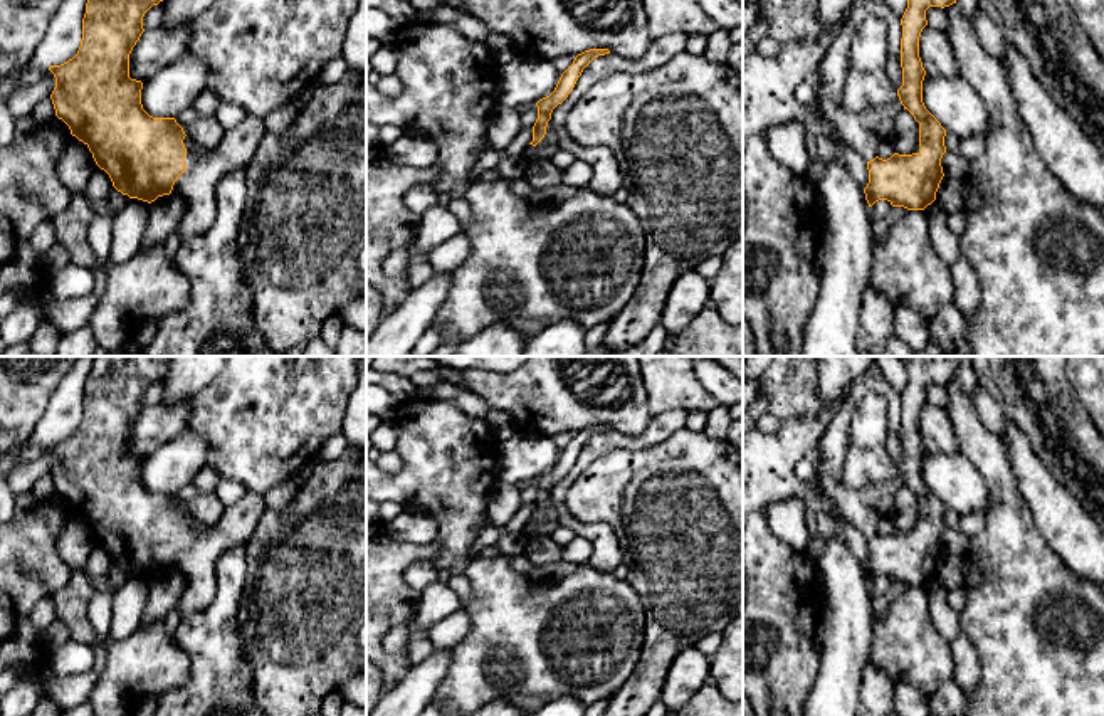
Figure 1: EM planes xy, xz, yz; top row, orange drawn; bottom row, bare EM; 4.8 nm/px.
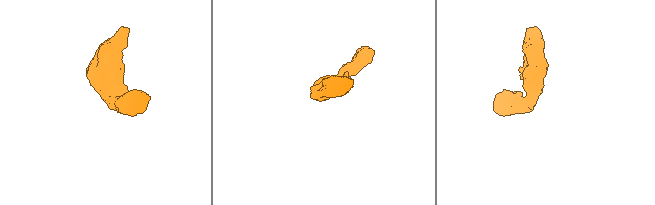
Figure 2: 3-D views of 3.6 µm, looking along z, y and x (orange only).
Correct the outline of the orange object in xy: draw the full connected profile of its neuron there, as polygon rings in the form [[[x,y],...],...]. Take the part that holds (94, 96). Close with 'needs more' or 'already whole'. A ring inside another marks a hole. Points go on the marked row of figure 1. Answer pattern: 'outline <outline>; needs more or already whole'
outline [[[87,0],[82,40],[77,54],[60,66],[50,66],[55,87],[50,94],[55,116],[82,141],[113,187],[143,202],[170,195],[181,173],[212,156],[200,148],[175,118],[153,118],[141,104],[143,82],[129,77],[129,54],[139,40],[143,17],[163,0]]]; needs more

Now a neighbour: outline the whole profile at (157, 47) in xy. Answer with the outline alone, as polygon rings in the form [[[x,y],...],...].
[[[192,24],[165,29],[145,30],[129,54],[129,77],[145,82],[150,76],[161,71],[187,54],[192,35]]]

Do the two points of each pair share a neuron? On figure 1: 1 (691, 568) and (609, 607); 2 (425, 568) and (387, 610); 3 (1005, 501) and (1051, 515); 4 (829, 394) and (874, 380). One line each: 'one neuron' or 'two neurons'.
1: two neurons
2: two neurons
3: two neurons
4: two neurons

